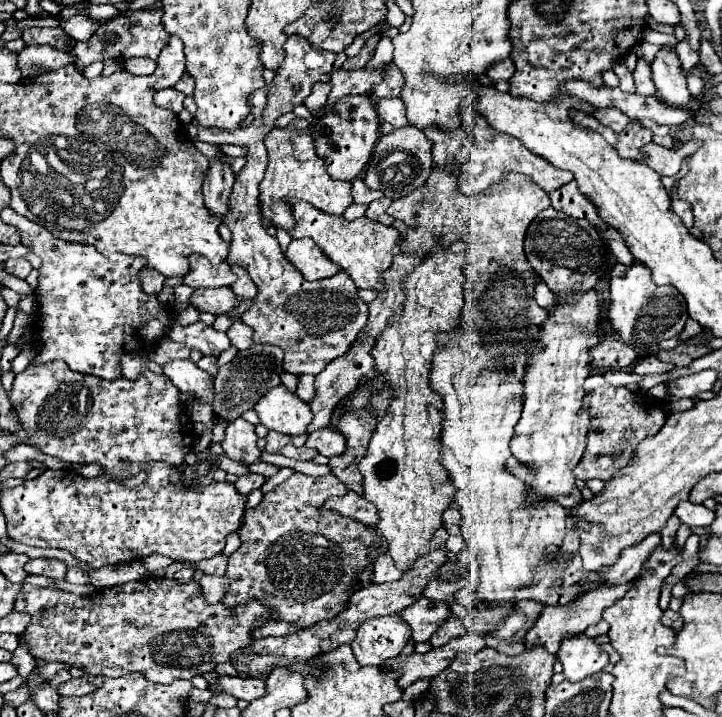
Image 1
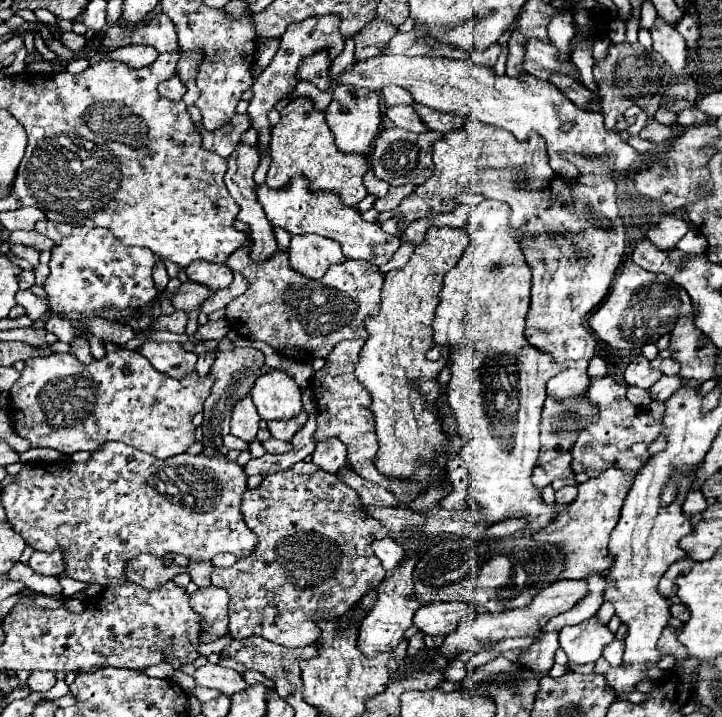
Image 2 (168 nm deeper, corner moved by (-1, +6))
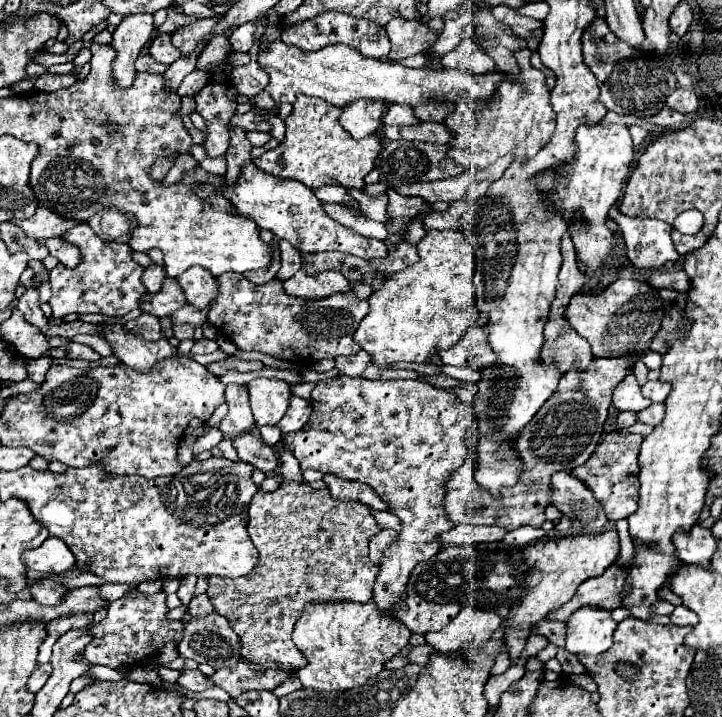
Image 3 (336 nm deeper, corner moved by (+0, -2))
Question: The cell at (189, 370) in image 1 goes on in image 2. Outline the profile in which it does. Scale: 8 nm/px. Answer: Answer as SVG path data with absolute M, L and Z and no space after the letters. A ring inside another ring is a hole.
M148 340L142 346L138 346L138 352L148 358L148 362L174 378L182 378L190 372L194 372L198 356L194 352L186 352L180 344L176 342L154 342Z

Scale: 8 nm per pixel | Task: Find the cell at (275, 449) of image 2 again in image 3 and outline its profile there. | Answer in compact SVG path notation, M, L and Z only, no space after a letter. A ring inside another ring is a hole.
M241 434L241 436L233 438L233 446L243 462L249 462L263 472L275 470L279 466L279 458L277 458L275 448L267 446L255 434Z

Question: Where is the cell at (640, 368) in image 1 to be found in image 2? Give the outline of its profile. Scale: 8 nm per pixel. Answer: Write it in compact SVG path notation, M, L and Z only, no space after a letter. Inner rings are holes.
M636 356L624 372L626 384L628 386L638 386L642 390L648 390L660 376L662 376L662 372L652 370L650 362L644 356Z

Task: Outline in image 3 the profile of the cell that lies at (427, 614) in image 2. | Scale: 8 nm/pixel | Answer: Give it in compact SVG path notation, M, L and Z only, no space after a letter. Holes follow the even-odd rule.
M465 608L439 632L427 632L425 640L437 652L449 654L459 648L479 648L491 634L501 628L501 618L497 614L479 610L479 608Z

